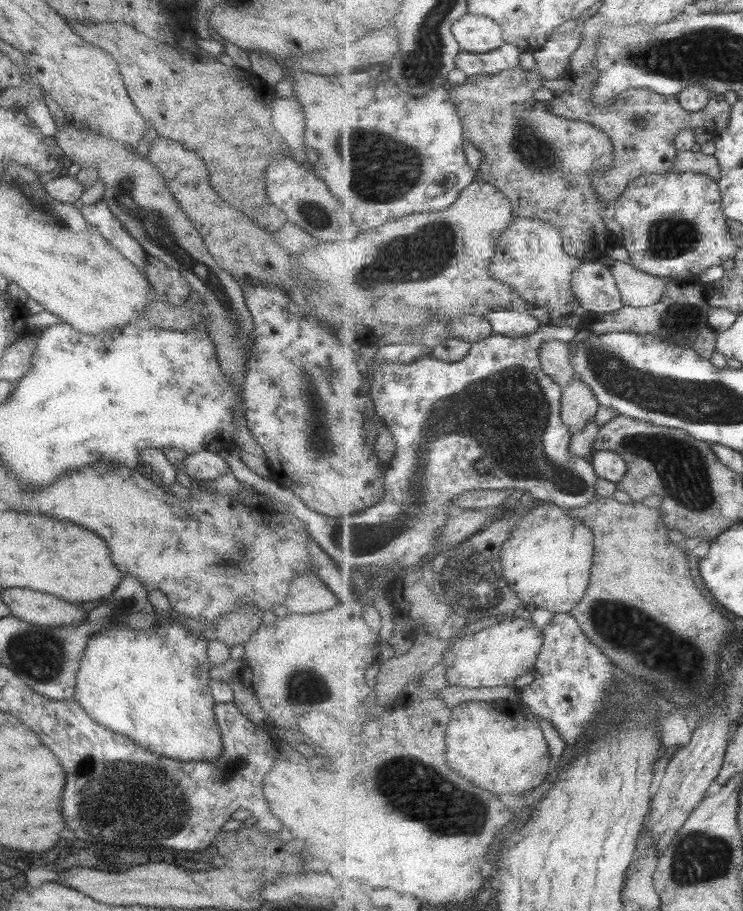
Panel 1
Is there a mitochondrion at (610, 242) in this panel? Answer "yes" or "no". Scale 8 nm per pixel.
no

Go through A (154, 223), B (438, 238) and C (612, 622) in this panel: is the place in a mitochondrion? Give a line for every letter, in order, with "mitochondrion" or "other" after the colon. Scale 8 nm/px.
A: mitochondrion
B: mitochondrion
C: mitochondrion

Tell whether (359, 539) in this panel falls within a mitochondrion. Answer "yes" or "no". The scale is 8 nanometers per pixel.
yes

